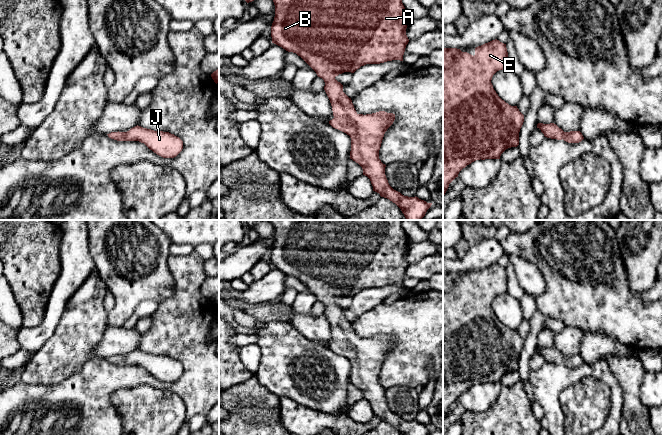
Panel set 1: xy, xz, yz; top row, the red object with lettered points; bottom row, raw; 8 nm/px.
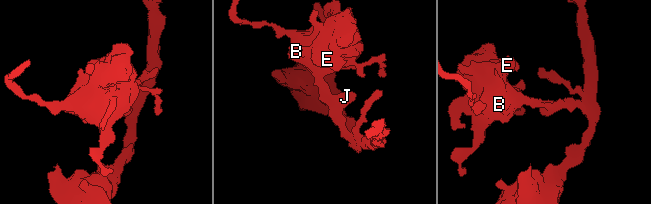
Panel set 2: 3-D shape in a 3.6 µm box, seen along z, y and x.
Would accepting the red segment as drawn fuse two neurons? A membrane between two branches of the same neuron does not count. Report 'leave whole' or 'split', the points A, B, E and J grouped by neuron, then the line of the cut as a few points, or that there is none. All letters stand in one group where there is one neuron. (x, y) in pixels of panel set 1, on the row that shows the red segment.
leave whole | A B E J | no cut

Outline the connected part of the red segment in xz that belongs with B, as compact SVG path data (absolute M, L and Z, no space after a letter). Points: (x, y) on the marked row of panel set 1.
M273 0L275 17L271 26L272 43L288 52L300 56L325 82L324 90L330 100L334 118L329 124L351 138L350 159L358 163L373 186L373 191L395 203L407 220L422 220L432 203L418 197L408 197L394 190L385 175L386 165L379 159L379 150L387 129L393 124L395 114L379 111L372 114L358 114L351 98L343 92L343 85L335 77L344 72L354 73L366 64L380 64L392 60L403 61L409 39L406 28L410 17L402 0Z

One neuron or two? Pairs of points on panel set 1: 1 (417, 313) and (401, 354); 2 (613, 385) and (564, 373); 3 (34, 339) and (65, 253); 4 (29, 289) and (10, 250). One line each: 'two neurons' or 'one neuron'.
1: one neuron
2: one neuron
3: one neuron
4: one neuron

